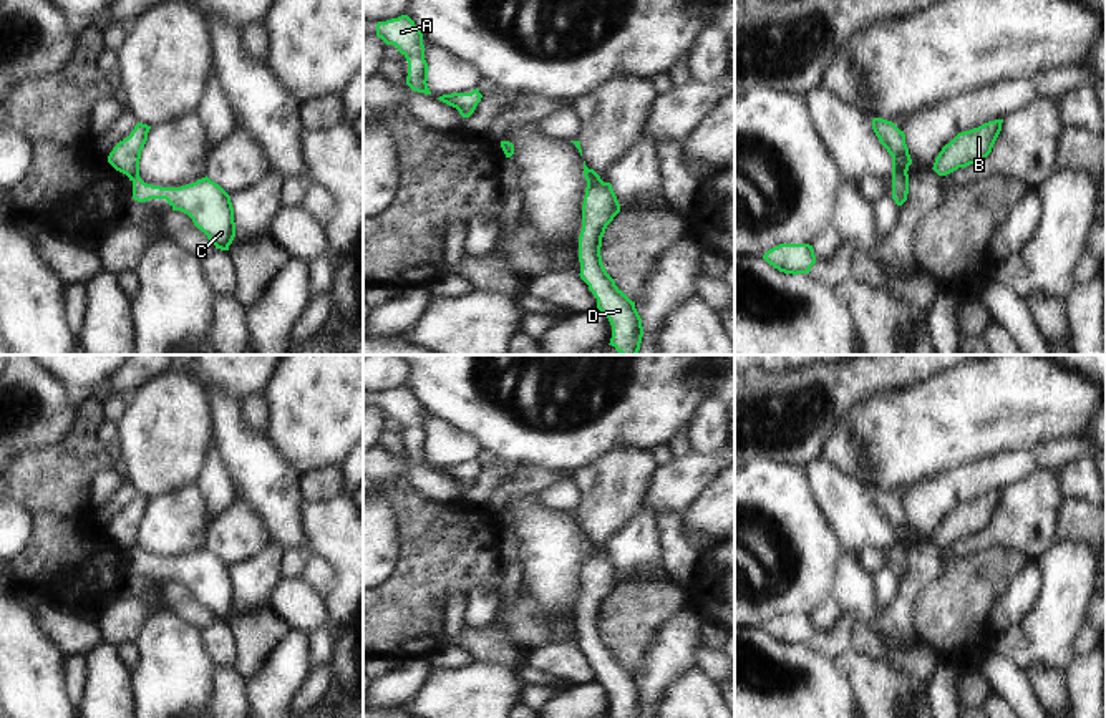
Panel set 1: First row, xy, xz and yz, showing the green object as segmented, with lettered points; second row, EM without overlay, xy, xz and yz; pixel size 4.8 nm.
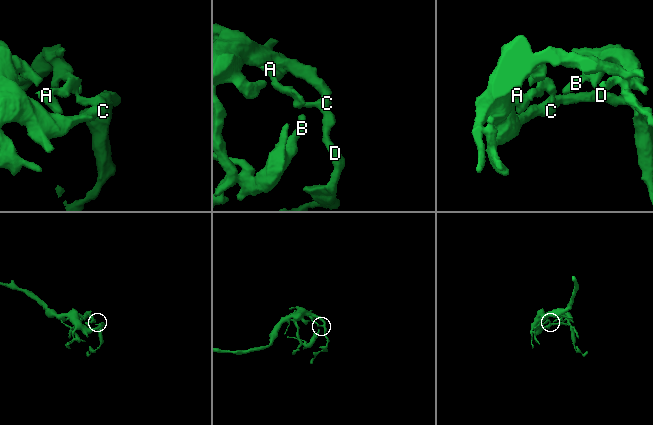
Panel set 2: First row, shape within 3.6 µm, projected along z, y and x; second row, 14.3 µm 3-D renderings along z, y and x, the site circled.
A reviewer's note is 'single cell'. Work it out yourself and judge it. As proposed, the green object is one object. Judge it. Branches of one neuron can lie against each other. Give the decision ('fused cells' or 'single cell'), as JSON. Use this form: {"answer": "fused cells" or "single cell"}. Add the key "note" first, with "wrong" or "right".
{"note": "wrong", "answer": "fused cells"}

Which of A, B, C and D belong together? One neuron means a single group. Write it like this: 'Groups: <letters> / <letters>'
Groups: A / B C D.

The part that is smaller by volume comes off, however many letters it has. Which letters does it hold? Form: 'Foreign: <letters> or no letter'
Foreign: A

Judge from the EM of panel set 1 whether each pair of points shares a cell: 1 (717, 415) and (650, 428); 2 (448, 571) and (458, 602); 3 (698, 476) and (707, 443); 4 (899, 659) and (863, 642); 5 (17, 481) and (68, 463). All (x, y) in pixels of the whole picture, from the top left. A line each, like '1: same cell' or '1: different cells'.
1: different cells
2: different cells
3: different cells
4: same cell
5: same cell

